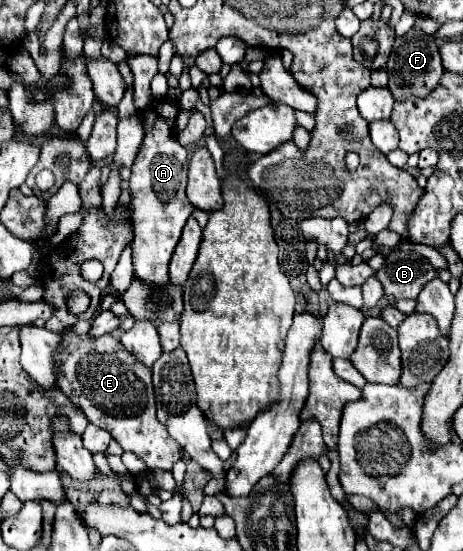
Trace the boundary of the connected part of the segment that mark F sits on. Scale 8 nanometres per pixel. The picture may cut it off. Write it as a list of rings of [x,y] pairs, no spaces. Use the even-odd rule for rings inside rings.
[[[409,30],[405,36],[395,40],[387,62],[387,74],[389,74],[389,90],[395,96],[395,100],[429,96],[443,76],[443,64],[437,50],[437,42],[419,30]]]

